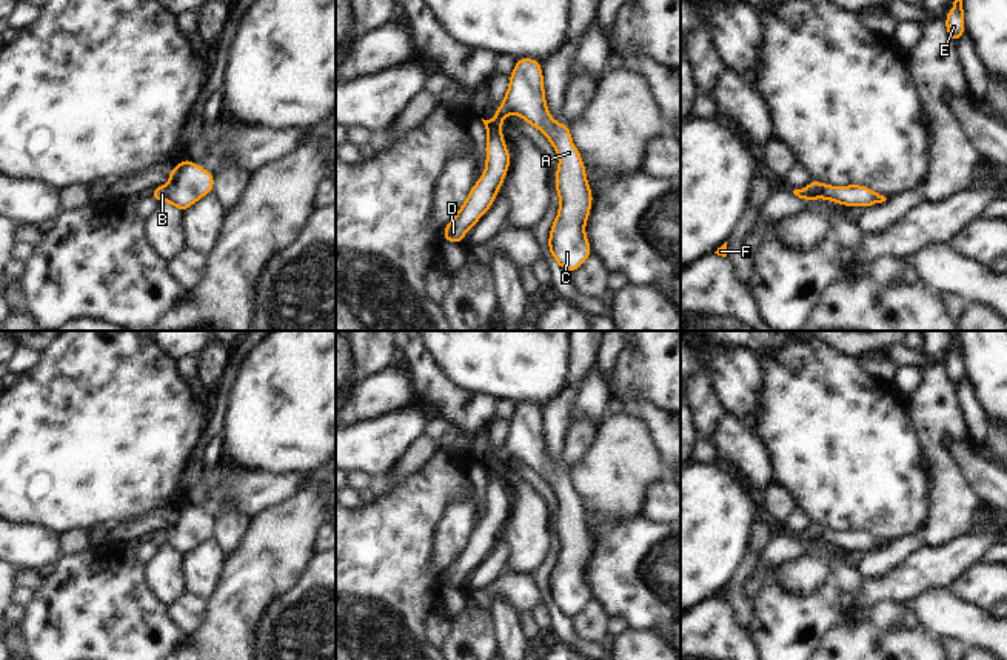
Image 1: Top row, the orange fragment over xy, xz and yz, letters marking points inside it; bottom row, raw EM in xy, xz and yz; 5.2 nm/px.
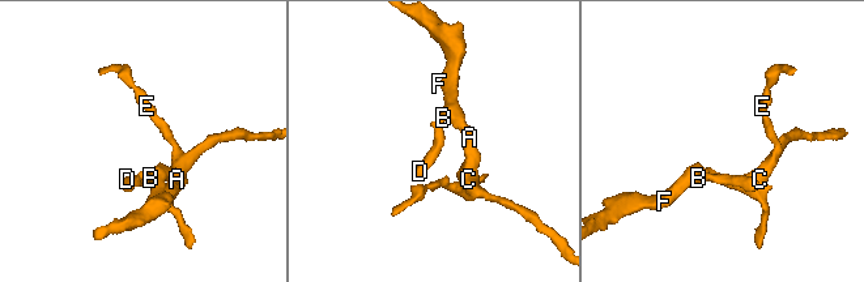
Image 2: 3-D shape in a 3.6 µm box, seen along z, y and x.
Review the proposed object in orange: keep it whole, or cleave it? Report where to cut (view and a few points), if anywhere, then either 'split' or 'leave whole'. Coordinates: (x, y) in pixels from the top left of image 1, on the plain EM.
no cut; leave whole

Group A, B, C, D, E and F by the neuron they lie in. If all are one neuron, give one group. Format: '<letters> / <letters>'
A B C D E F

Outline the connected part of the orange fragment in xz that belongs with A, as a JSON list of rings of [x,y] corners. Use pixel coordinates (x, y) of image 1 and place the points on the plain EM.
[[[516,403],[514,414],[510,418],[510,429],[507,432],[502,448],[494,457],[494,463],[482,463],[488,478],[488,485],[485,488],[485,515],[480,518],[479,526],[471,531],[467,545],[462,548],[456,560],[447,568],[442,582],[450,588],[462,589],[463,580],[468,578],[468,575],[480,565],[480,562],[488,557],[493,546],[496,545],[497,537],[502,532],[504,523],[510,514],[510,495],[505,489],[505,483],[502,478],[502,466],[510,458],[519,460],[528,469],[539,474],[551,488],[559,502],[559,509],[554,522],[556,537],[559,542],[559,555],[550,572],[548,594],[554,606],[562,614],[565,614],[567,617],[573,617],[579,614],[593,598],[585,577],[585,569],[591,557],[593,537],[585,522],[587,512],[582,506],[580,497],[573,488],[570,469],[557,468],[548,455],[545,445],[542,409],[534,403]]]

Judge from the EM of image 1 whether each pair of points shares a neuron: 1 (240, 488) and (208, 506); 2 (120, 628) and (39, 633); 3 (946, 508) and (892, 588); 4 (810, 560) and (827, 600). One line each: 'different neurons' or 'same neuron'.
1: same neuron
2: same neuron
3: different neurons
4: different neurons

